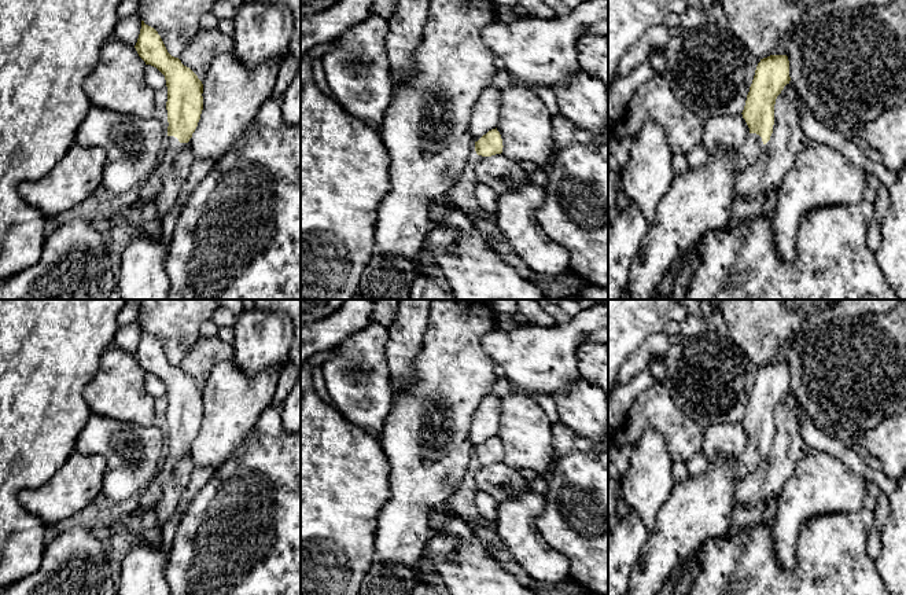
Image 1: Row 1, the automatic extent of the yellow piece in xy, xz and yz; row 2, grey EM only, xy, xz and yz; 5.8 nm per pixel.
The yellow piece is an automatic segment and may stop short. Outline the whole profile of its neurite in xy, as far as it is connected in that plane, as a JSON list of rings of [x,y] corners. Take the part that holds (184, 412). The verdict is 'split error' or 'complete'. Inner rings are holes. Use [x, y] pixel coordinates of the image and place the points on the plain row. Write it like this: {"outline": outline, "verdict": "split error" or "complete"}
{"outline": [[[141,328],[141,337],[135,353],[139,364],[156,375],[166,388],[167,394],[167,452],[159,471],[148,484],[146,492],[133,511],[136,515],[155,510],[162,495],[162,488],[170,478],[174,464],[195,440],[203,418],[203,392],[198,383],[172,364],[158,339]]], "verdict": "split error"}

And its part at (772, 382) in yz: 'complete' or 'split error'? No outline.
split error

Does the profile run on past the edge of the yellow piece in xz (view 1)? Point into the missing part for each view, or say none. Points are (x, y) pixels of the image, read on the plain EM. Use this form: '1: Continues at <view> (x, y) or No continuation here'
1: No continuation here

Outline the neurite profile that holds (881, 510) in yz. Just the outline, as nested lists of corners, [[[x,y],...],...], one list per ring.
[[[880,493],[876,499],[876,507],[873,508],[874,524],[873,530],[883,530],[890,515],[890,497],[885,493]]]

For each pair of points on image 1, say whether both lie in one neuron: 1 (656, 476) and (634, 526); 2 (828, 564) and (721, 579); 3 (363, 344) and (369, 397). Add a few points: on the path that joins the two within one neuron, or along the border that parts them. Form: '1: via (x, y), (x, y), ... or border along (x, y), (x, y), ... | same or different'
1: border along (628, 507), (637, 514), (651, 533) | different
2: via (802, 579), (747, 579) | same
3: via (363, 357), (364, 384) | same

